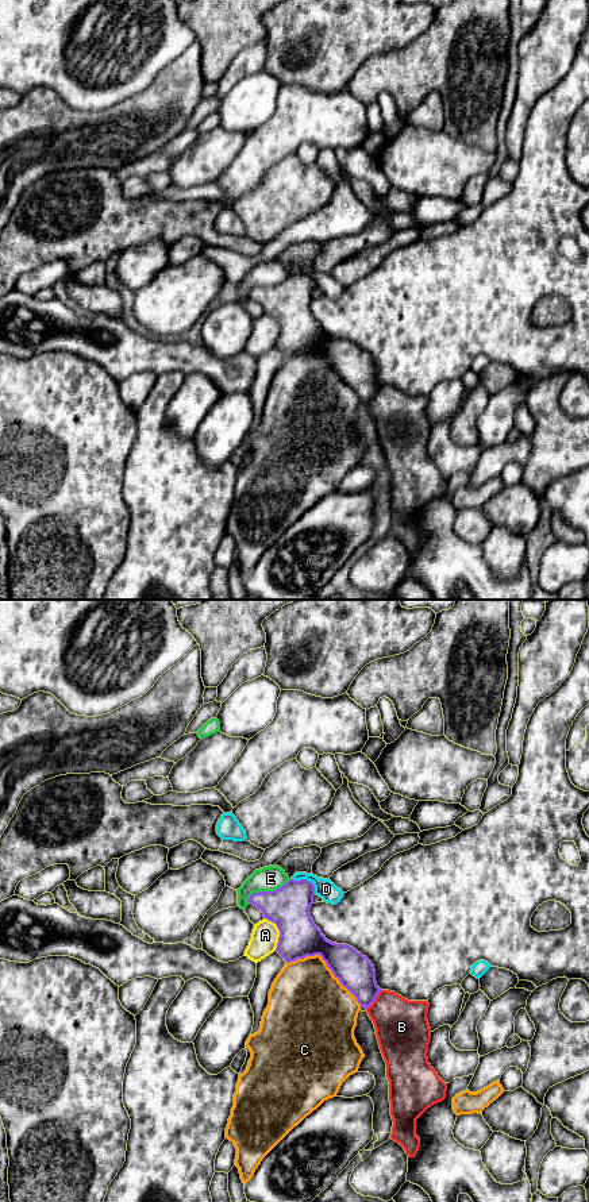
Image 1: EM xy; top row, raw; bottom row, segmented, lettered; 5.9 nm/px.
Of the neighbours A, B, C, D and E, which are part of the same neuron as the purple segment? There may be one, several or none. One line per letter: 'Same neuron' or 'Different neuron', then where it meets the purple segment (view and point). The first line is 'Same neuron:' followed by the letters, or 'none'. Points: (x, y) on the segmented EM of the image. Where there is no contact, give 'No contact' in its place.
Same neuron: C
A: Different neuron. Touches purple at xy (280, 932)
B: Different neuron. Touches purple at xy (374, 1000)
C: Same neuron. Touches purple at xy (326, 963)
D: Different neuron. Touches purple at xy (305, 879)
E: Different neuron. Touches purple at xy (265, 892)

